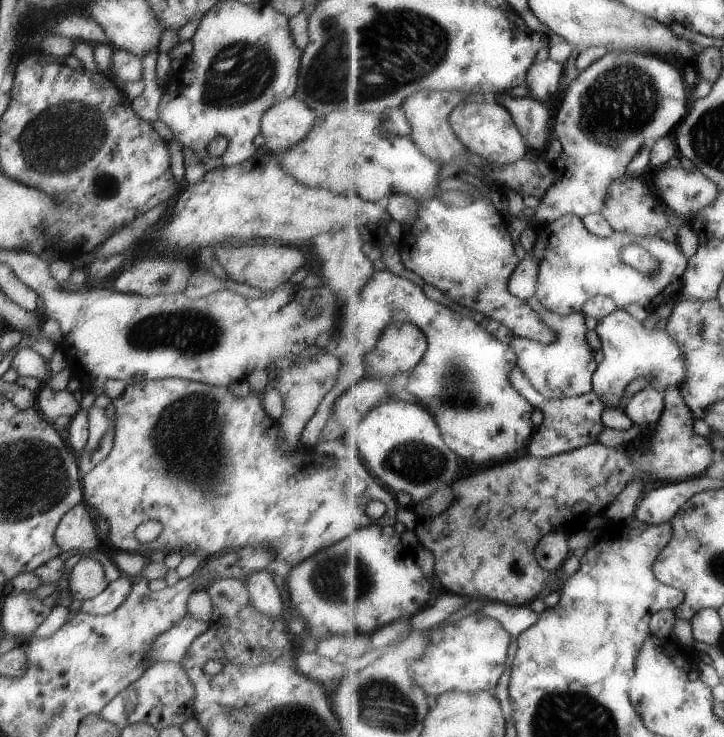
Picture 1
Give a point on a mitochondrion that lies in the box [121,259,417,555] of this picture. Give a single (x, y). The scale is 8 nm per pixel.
(179, 432)

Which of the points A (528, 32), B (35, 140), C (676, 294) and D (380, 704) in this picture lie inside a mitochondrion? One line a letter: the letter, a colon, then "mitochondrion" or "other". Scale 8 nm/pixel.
A: other
B: mitochondrion
C: other
D: mitochondrion

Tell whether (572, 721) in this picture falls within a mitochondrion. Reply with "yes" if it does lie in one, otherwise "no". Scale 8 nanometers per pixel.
yes

